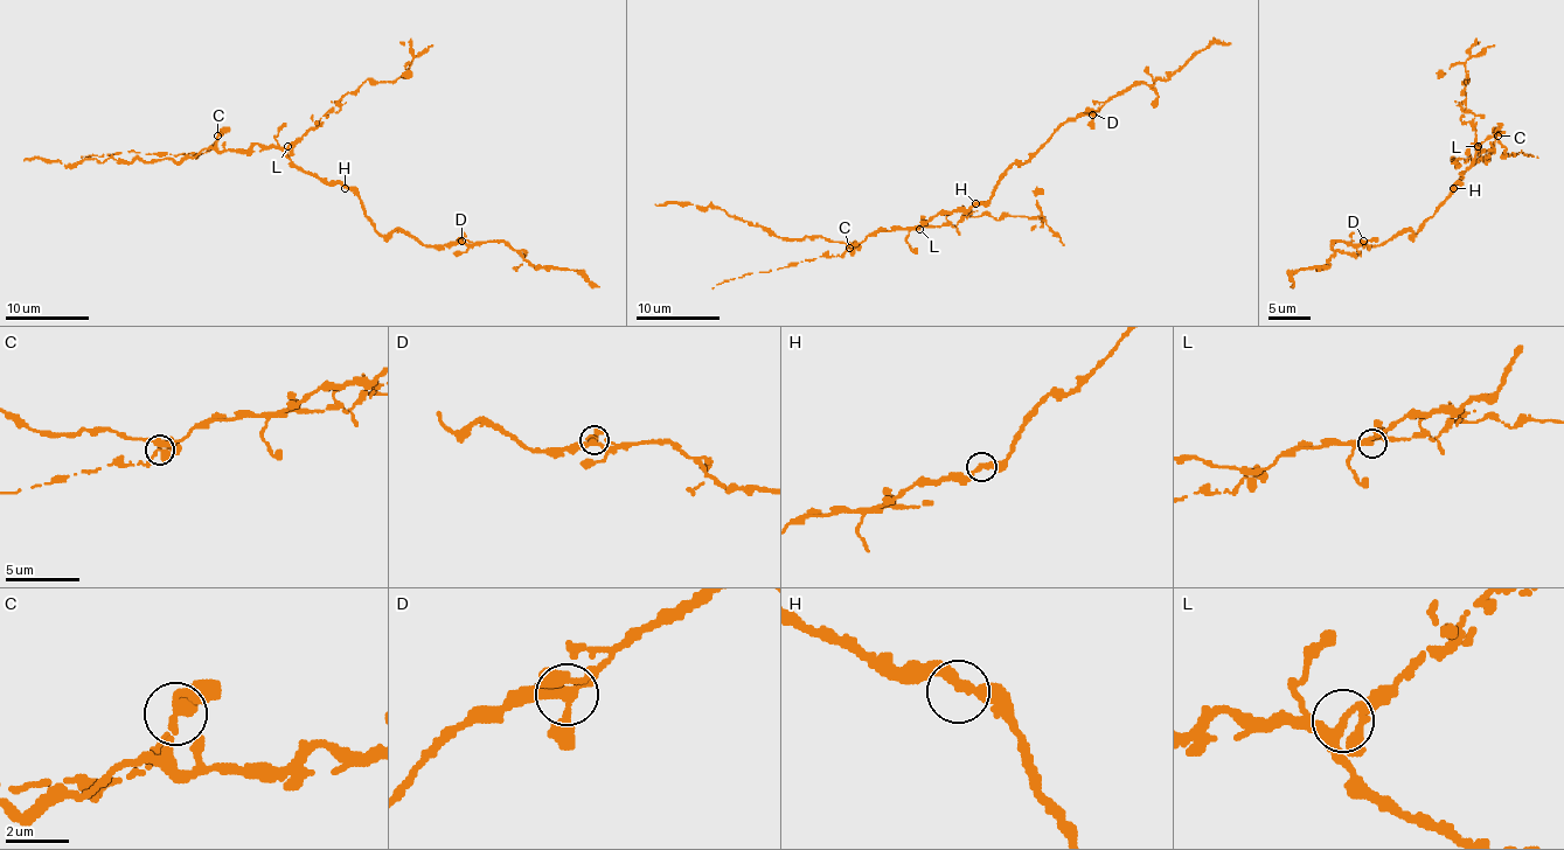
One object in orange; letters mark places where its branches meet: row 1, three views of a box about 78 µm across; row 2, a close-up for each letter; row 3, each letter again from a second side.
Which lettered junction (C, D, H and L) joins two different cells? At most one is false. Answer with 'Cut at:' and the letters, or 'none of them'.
Cut at: C

